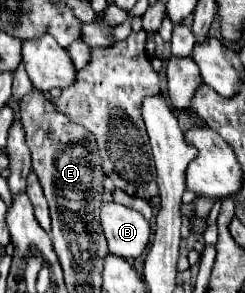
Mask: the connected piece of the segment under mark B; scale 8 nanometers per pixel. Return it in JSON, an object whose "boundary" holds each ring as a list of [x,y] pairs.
{"boundary":[[[105,202],[105,206],[101,206],[101,224],[109,252],[115,256],[135,260],[151,244],[151,224],[137,210]]]}

